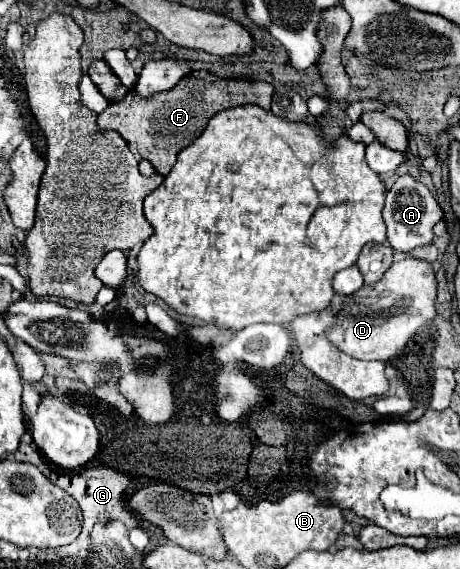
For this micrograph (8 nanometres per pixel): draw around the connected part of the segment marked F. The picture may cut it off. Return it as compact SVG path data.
M192 71L176 87L154 93L148 99L142 99L136 91L130 91L122 101L110 103L108 109L98 115L98 125L100 129L118 131L128 143L136 143L138 153L154 165L156 173L166 177L176 163L176 155L204 131L214 113L248 103L270 109L272 91L272 83L260 79L220 77L210 71Z

